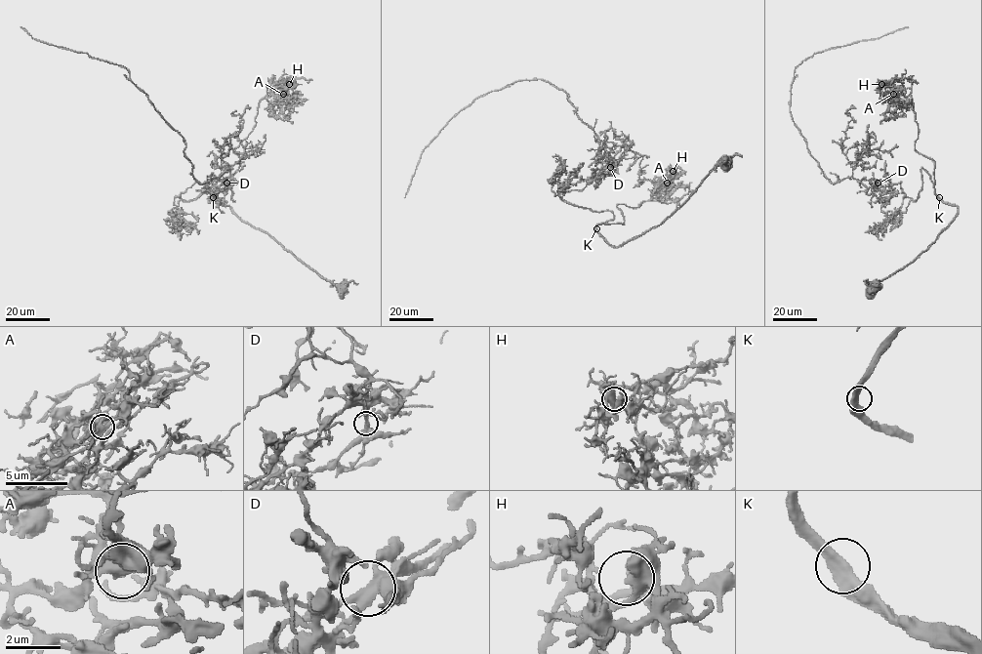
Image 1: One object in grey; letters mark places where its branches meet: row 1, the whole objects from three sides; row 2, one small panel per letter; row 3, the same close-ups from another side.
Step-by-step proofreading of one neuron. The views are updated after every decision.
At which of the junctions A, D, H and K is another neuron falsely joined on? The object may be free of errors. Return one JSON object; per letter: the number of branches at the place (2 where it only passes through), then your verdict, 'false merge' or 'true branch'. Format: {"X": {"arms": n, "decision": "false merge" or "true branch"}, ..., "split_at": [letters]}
{"A": {"arms": 2, "decision": "true branch"}, "D": {"arms": 2, "decision": "false merge"}, "H": {"arms": 2, "decision": "true branch"}, "K": {"arms": 2, "decision": "true branch"}, "split_at": ["D"]}

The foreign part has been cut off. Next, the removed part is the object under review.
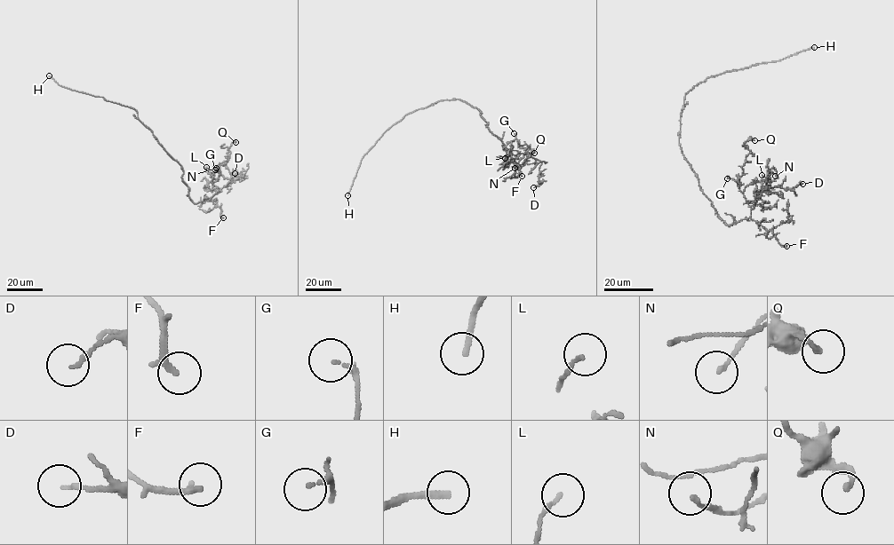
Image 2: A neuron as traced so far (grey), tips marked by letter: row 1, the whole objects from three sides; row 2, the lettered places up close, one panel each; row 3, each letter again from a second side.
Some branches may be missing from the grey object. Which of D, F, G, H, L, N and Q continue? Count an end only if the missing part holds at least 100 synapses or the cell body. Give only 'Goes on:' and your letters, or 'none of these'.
Goes on: H

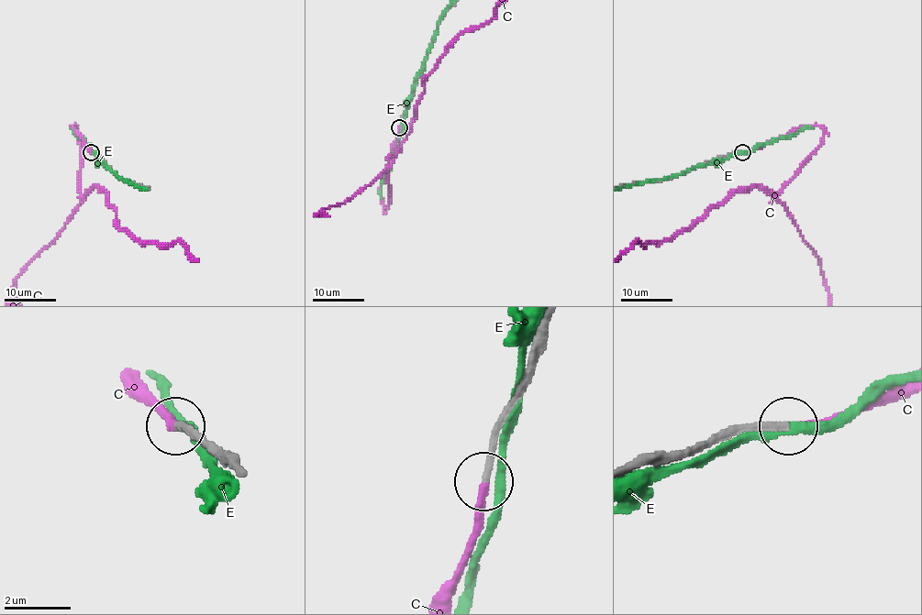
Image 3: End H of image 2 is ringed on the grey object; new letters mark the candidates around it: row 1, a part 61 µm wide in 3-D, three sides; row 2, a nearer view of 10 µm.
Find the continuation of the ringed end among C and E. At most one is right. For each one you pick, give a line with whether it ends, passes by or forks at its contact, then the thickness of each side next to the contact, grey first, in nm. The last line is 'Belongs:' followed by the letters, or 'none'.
C: It ends there. Thickness 220 nm (grey) against 220 nm
Belongs: C

